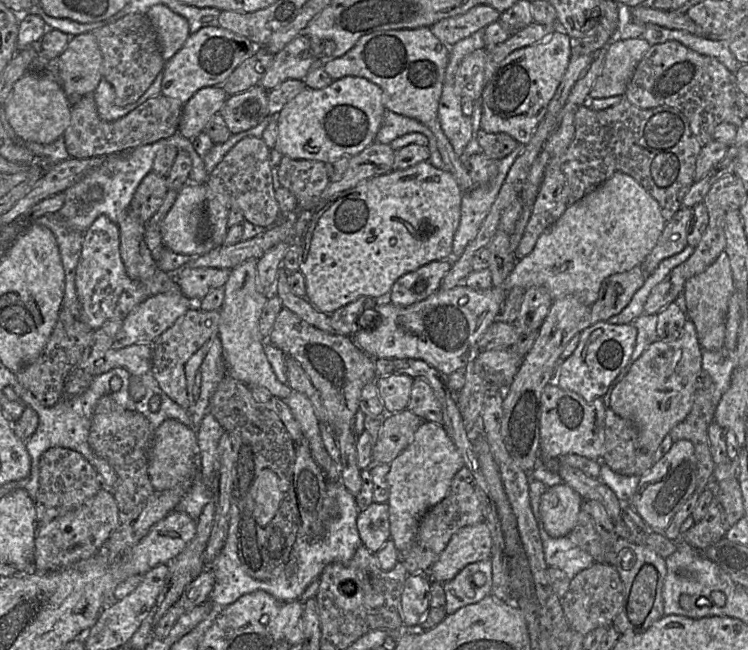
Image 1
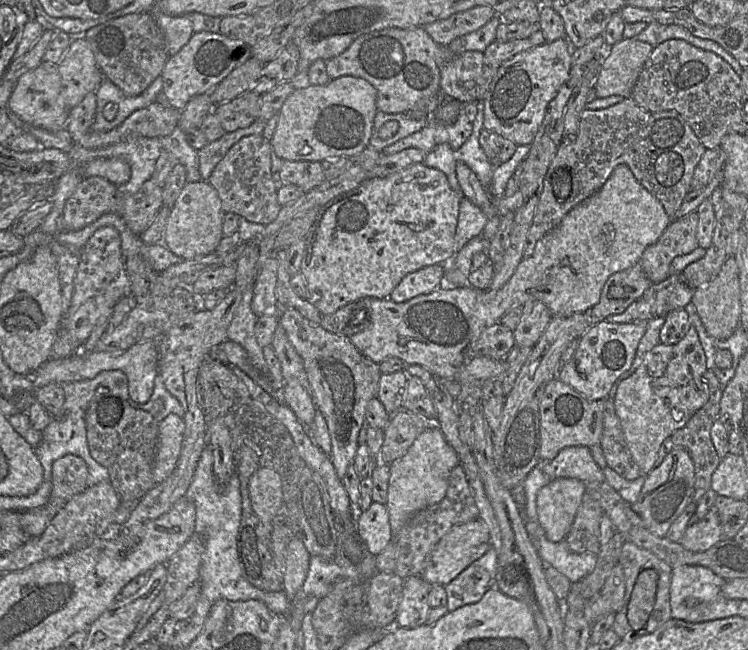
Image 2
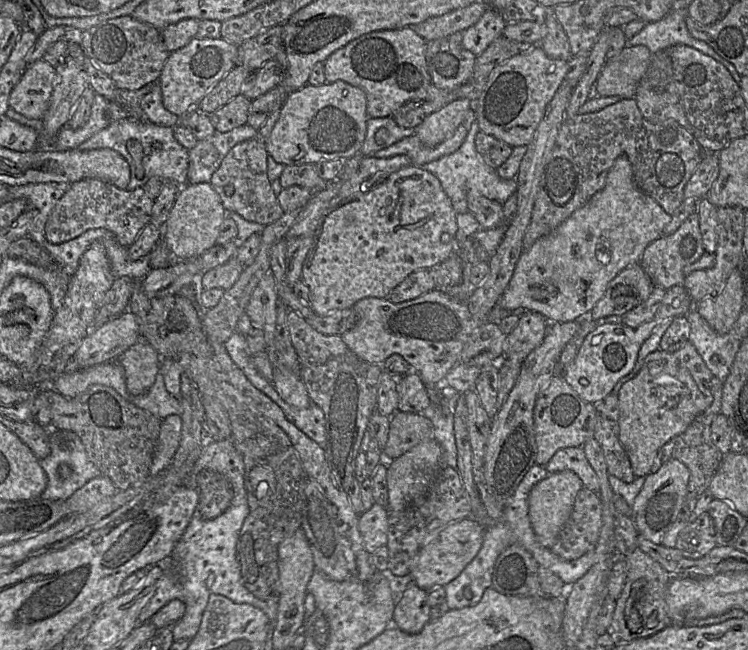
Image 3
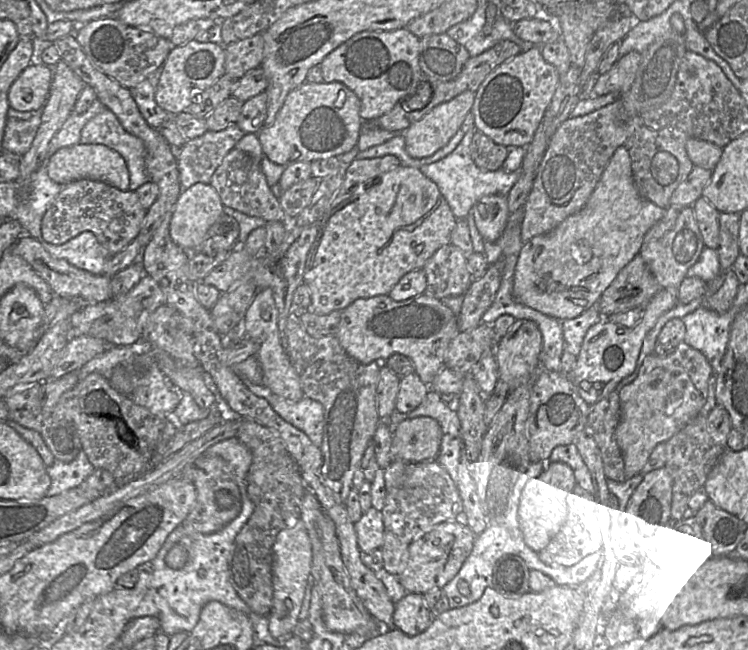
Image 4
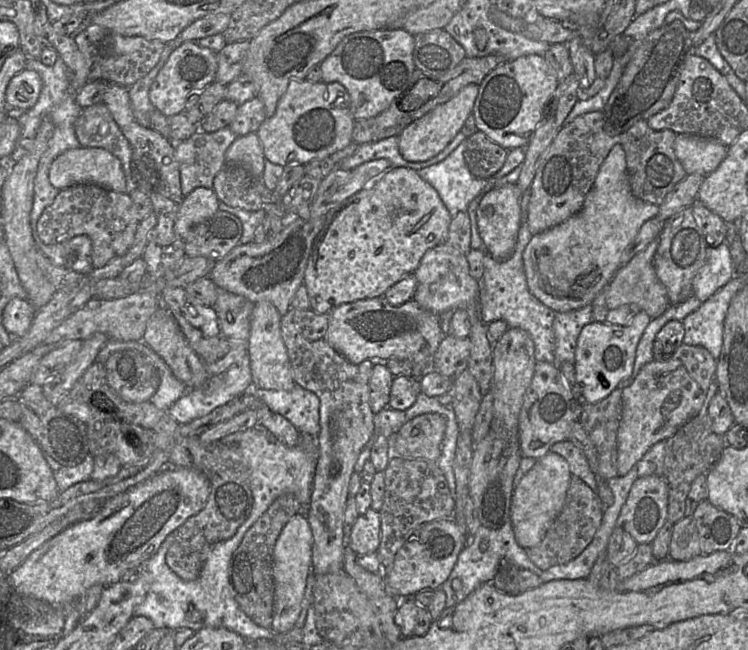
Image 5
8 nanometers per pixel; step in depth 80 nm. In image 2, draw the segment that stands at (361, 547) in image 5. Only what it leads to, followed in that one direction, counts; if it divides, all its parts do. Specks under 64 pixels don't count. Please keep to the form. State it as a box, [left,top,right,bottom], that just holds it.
[356,501,392,554]

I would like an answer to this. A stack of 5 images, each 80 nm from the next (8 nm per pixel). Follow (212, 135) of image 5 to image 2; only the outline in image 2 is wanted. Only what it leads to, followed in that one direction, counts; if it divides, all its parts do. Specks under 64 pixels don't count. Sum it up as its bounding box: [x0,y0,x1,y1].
[198,119,267,181]

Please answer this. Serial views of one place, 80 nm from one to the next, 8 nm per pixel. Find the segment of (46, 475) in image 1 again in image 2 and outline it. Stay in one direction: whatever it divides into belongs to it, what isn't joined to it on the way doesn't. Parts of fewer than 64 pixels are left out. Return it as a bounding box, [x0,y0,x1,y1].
[45,454,88,511]

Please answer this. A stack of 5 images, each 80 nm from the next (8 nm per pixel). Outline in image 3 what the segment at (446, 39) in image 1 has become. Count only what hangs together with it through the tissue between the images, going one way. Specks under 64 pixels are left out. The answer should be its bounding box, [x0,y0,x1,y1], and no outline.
[410,2,489,42]

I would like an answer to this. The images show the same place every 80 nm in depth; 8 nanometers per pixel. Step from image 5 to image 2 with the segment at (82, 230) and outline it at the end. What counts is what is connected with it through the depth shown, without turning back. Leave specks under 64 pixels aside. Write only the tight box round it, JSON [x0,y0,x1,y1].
[61,177,163,235]

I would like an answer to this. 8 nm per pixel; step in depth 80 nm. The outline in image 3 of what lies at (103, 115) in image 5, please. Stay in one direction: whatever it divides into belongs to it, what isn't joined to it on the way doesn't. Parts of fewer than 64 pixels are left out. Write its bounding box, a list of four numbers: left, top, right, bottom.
[77,117,189,191]

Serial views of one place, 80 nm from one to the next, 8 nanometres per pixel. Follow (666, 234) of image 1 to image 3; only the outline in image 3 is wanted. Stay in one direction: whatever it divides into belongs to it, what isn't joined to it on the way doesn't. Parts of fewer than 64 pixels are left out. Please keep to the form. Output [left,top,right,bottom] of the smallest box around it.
[640,212,705,289]

